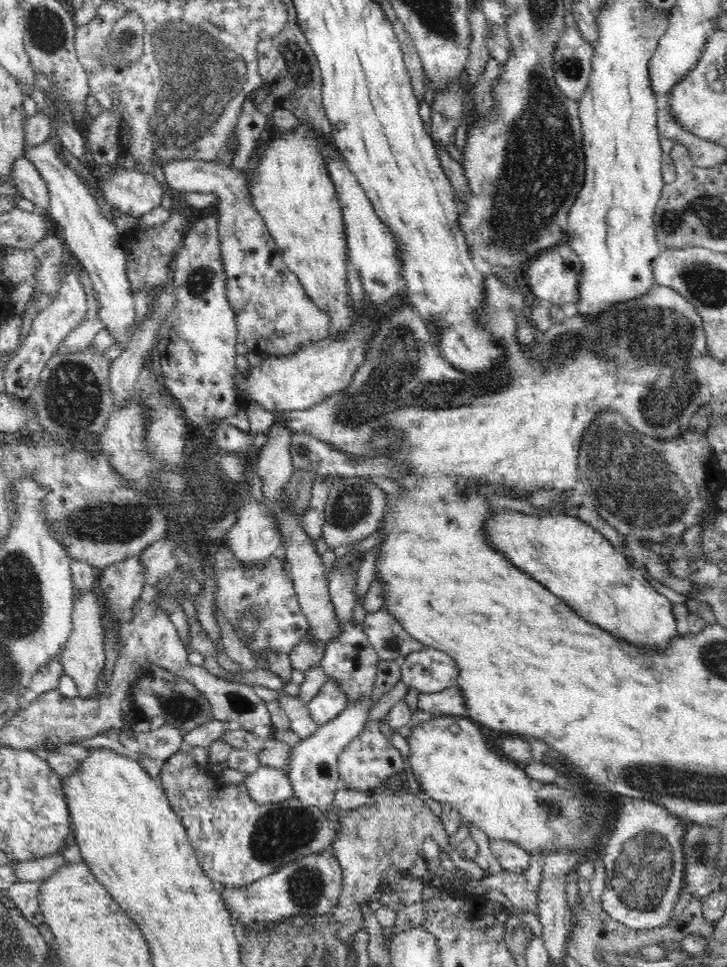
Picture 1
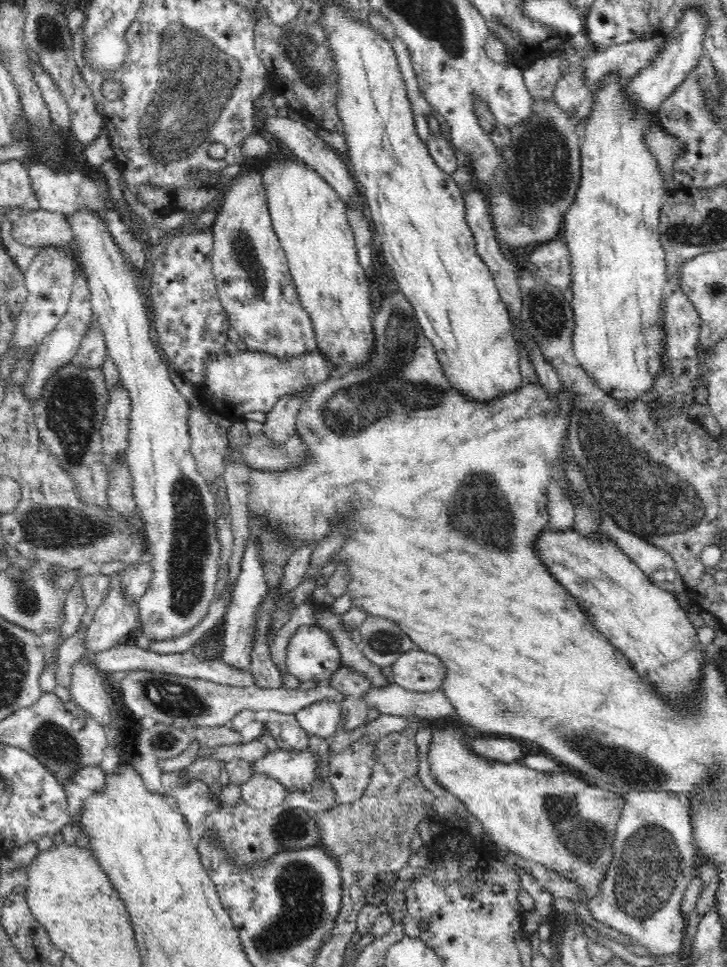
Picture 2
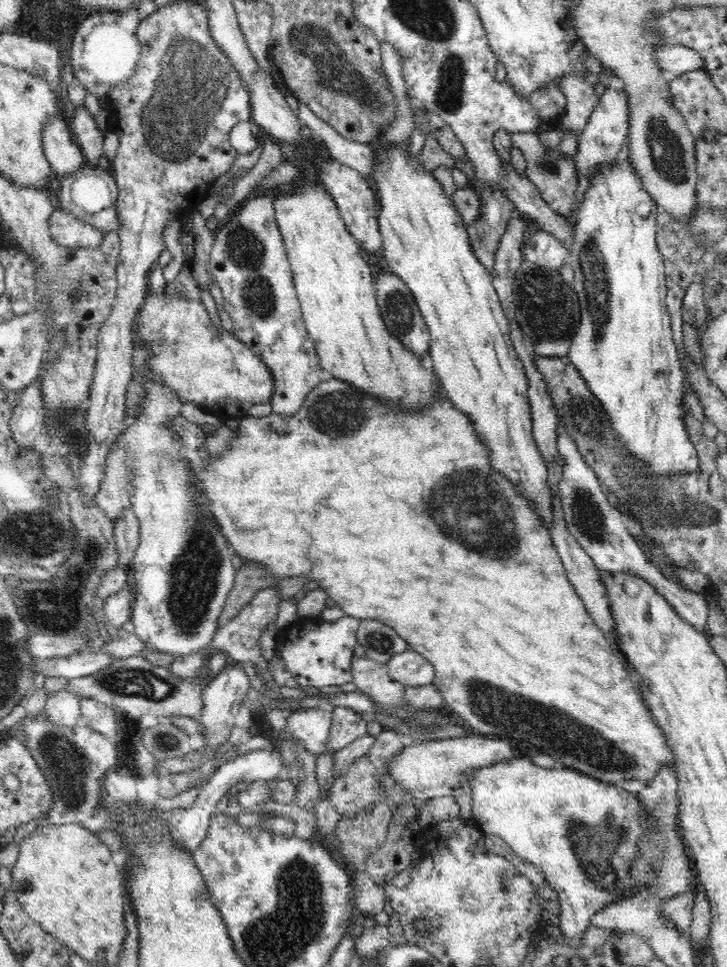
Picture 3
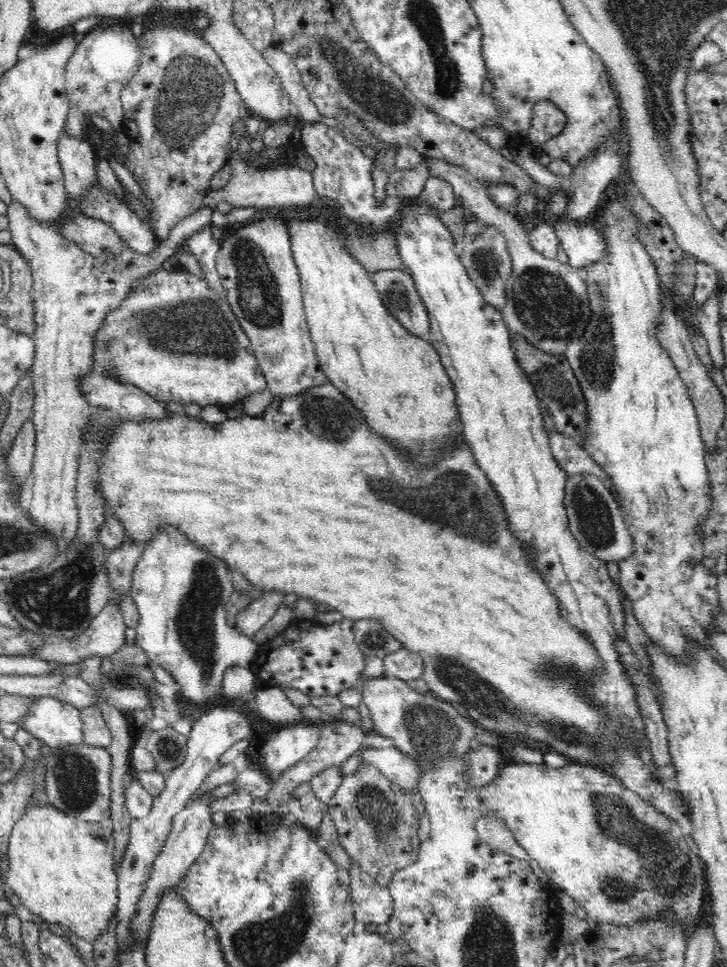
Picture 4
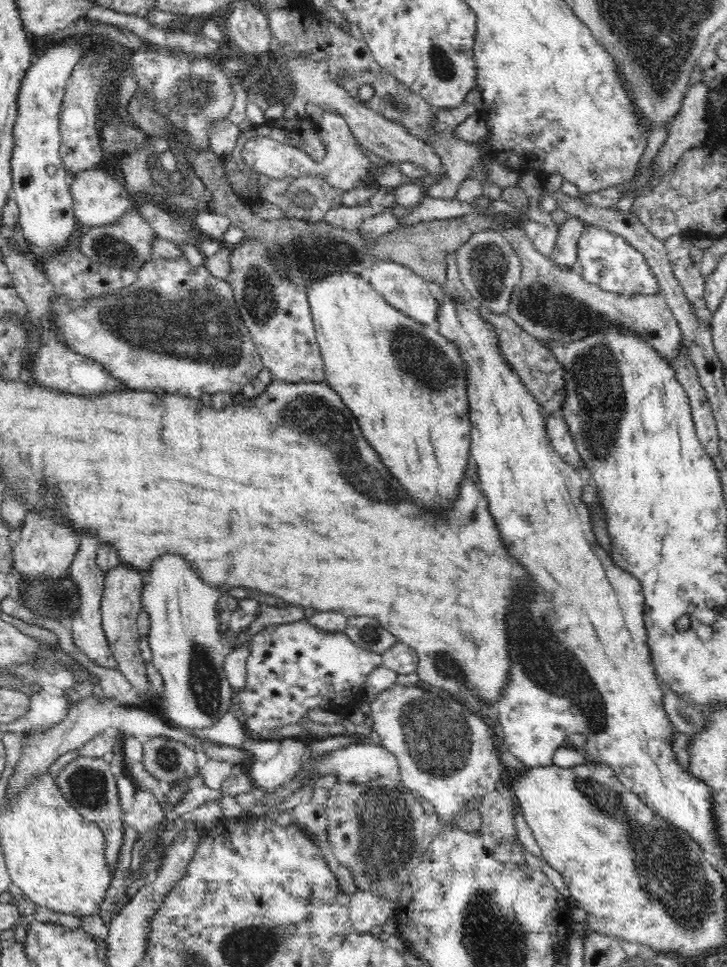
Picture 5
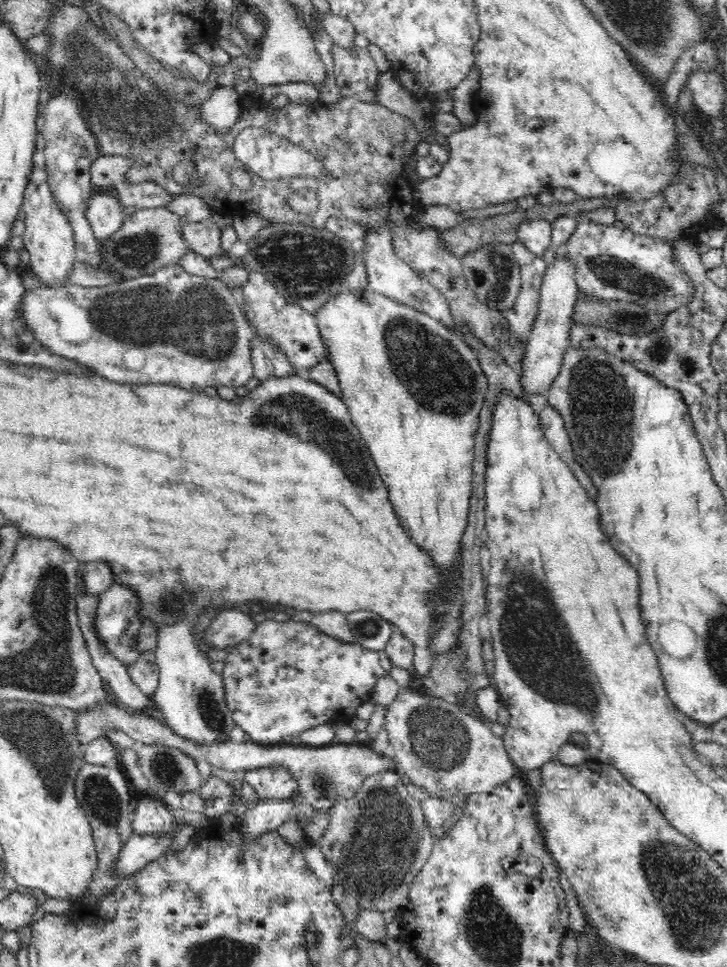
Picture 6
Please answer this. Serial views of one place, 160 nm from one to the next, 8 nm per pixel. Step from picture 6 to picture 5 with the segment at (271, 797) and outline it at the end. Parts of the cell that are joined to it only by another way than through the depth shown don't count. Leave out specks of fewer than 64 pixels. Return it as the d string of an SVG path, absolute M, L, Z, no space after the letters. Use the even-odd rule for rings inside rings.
M280 738L278 754L265 762L252 760L247 771L258 791L271 793L290 783L305 765L307 750L308 741L305 739Z

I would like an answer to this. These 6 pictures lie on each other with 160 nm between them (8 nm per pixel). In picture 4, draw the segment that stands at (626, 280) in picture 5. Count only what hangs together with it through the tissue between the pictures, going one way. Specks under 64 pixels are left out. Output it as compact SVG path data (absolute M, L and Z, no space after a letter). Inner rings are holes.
M561 218L552 221L550 225L570 259L569 265L581 273L588 264L594 264L606 256L605 238L596 225L562 221Z

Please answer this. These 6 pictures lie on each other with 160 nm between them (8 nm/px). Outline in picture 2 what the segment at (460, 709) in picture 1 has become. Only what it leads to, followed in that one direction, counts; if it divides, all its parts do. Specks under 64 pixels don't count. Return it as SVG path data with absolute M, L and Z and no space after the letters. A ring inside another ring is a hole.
M398 684L382 688L372 687L364 696L366 705L380 710L381 714L420 718L444 718L455 712L450 699L442 688L432 692L414 692Z

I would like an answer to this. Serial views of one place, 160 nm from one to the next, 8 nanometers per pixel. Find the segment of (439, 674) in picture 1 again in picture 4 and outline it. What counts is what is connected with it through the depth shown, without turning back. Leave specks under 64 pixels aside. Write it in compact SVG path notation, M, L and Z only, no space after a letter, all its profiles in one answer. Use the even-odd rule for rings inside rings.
M403 647L398 652L387 654L383 659L386 675L408 682L420 679L425 672L425 663L420 653Z

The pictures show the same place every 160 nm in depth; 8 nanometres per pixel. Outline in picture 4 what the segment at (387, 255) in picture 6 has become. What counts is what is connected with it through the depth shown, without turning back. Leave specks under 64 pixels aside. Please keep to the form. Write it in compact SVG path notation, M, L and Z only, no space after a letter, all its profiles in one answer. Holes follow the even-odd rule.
M400 270L370 274L388 312L412 335L428 339L430 319L413 278Z

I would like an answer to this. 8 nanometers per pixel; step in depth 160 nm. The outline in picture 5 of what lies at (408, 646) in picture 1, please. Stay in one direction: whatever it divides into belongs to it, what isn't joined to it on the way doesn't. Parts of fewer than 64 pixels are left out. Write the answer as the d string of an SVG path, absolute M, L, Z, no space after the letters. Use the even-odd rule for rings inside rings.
M368 616L349 617L345 632L355 646L376 654L391 650L398 642L378 620Z

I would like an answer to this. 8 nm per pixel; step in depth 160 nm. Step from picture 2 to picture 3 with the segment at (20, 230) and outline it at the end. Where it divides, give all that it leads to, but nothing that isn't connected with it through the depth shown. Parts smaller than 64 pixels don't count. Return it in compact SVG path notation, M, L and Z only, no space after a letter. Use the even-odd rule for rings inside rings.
M60 208L50 215L49 233L51 239L62 247L93 249L99 247L105 233L80 220L75 214Z

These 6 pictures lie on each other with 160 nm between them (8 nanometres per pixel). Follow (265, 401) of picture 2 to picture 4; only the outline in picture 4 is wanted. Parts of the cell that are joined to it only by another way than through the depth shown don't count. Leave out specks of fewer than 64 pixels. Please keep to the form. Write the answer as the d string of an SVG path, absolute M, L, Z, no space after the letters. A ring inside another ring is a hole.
M180 264L172 268L171 271L166 271L164 268L161 268L160 271L155 271L148 275L134 292L130 292L128 297L124 298L118 308L114 308L114 310L108 314L106 320L104 320L104 324L100 326L100 330L98 330L96 336L94 336L94 362L97 368L103 369L105 374L116 375L118 382L130 383L137 386L161 404L174 401L175 403L180 403L182 406L197 404L202 408L210 405L230 408L232 405L242 403L244 397L247 396L246 394L264 392L267 388L267 380L257 361L251 340L242 330L239 320L236 318L227 301L225 292L218 294L209 286L205 279L199 279L196 275L192 275L192 273Z

